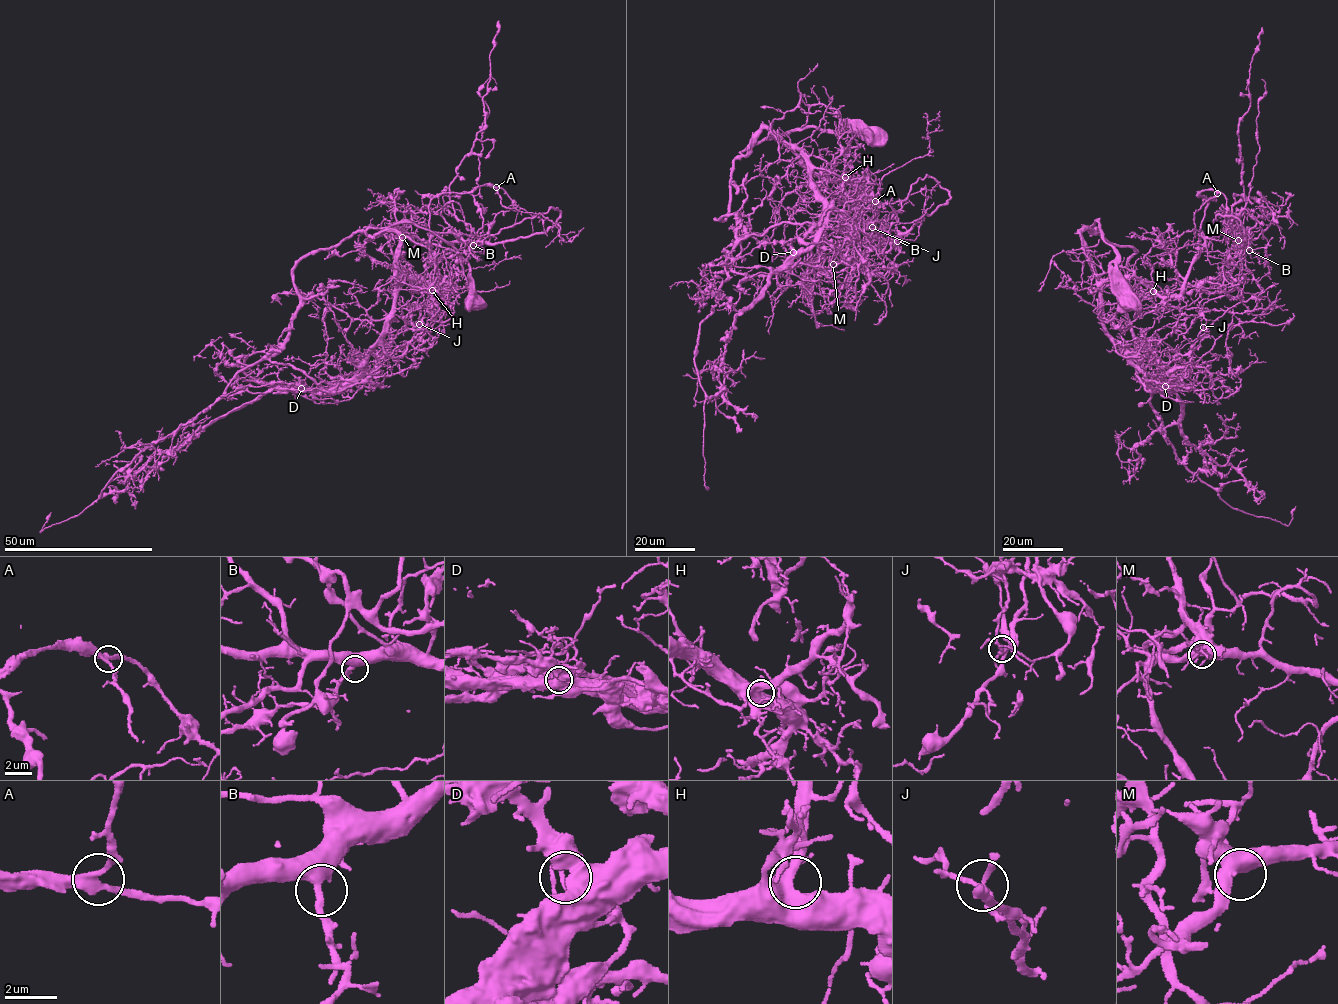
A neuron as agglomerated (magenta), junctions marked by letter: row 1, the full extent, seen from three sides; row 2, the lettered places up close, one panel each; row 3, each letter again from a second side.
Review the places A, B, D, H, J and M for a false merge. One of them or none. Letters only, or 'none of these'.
J

